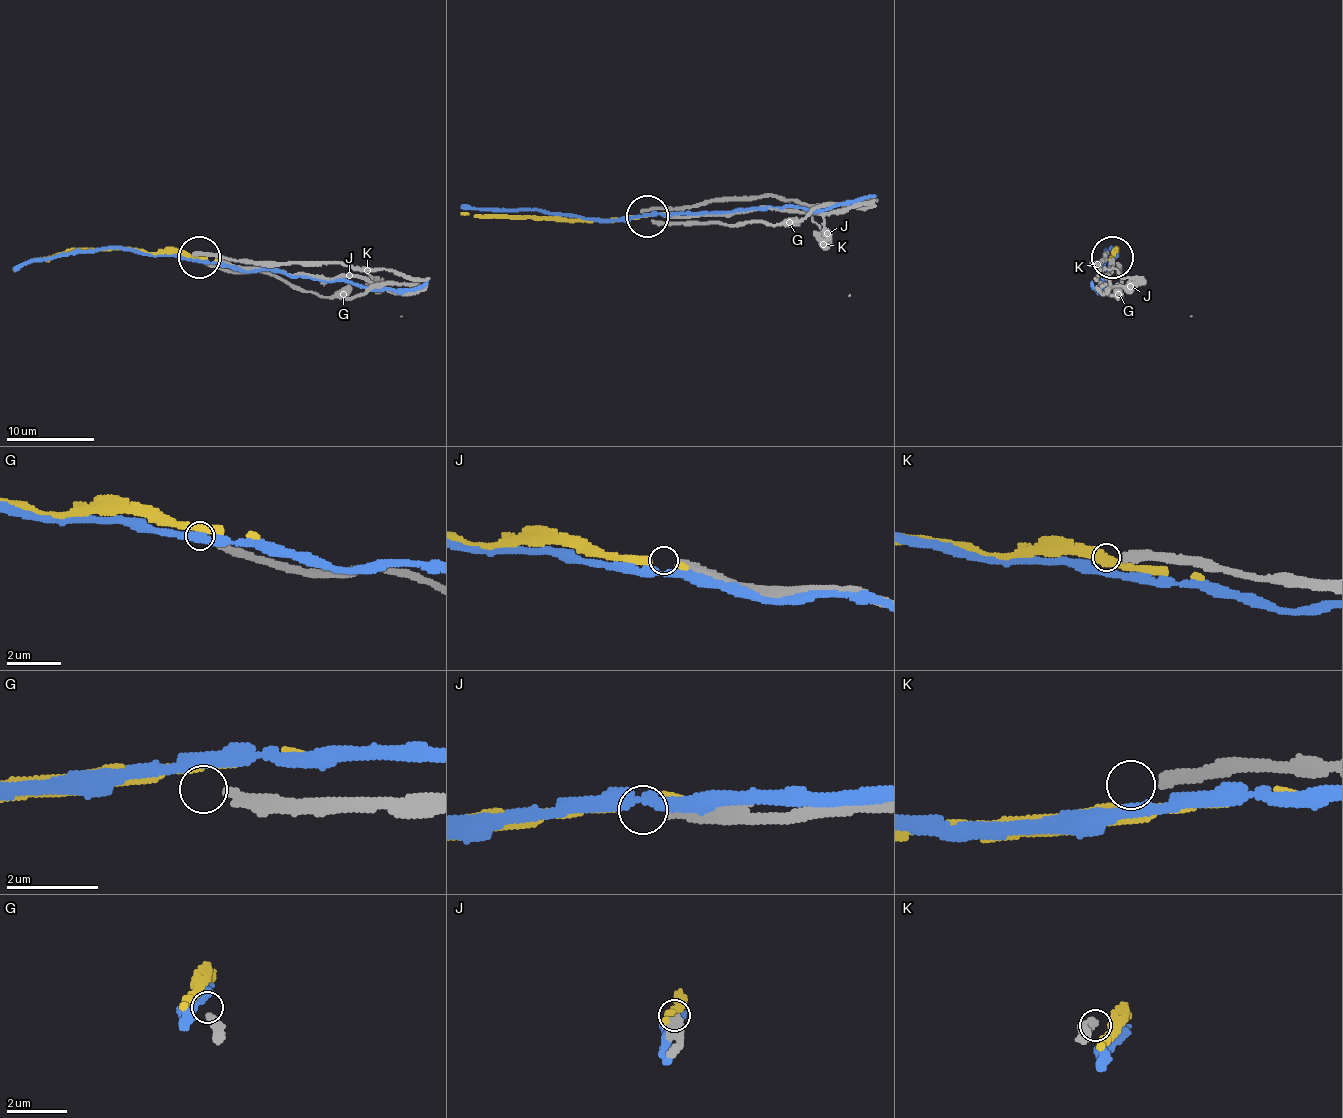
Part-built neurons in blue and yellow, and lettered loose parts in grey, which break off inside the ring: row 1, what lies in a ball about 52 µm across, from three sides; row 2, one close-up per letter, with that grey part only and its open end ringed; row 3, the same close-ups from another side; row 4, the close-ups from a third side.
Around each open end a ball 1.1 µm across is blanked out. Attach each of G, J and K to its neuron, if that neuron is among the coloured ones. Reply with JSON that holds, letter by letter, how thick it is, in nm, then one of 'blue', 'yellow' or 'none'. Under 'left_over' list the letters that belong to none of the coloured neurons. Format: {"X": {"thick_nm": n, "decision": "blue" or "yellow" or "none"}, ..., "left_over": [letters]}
{"G": {"thick_nm": 200, "decision": "none"}, "J": {"thick_nm": 240, "decision": "yellow"}, "K": {"thick_nm": 280, "decision": "none"}, "left_over": ["G", "K"]}

